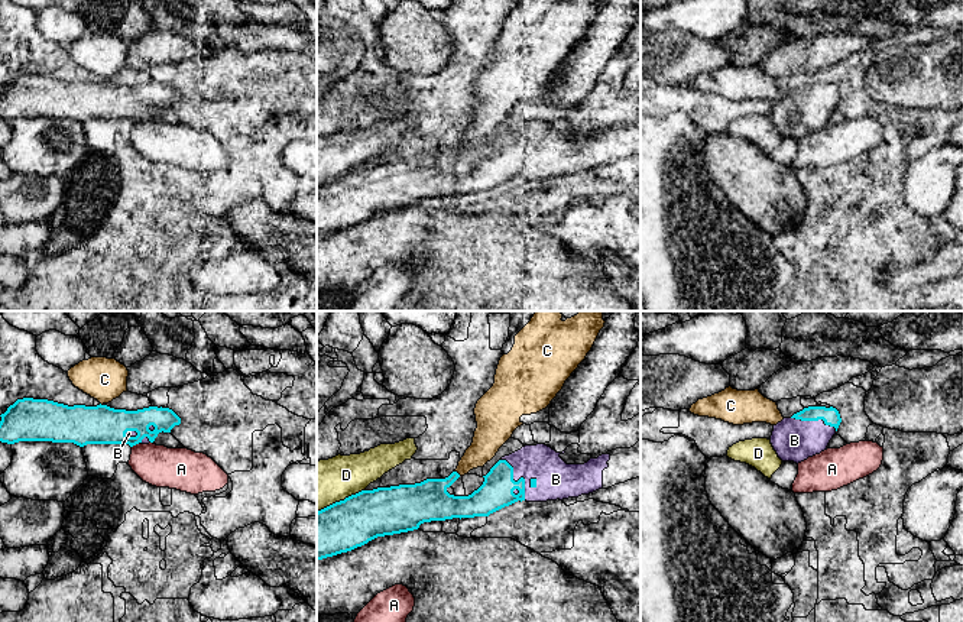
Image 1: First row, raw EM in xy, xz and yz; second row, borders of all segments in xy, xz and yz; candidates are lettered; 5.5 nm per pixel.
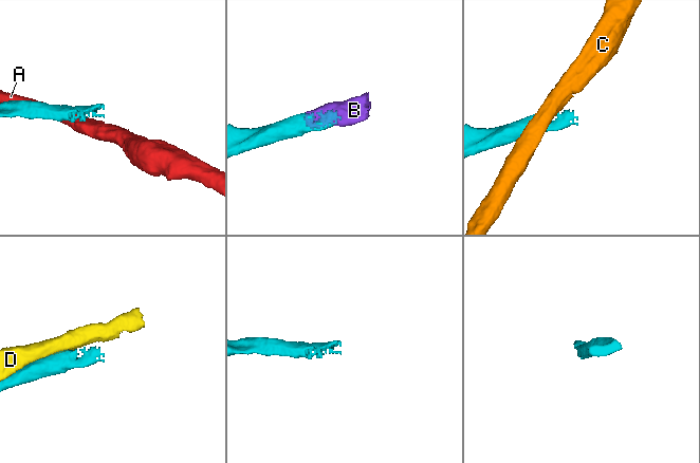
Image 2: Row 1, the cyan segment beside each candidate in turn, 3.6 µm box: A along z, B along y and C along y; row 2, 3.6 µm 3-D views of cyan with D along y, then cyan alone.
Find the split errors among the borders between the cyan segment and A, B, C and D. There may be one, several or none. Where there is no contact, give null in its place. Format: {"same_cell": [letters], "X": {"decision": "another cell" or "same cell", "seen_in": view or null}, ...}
{"same_cell": ["B"], "A": {"decision": "another cell", "seen_in": "xy"}, "B": {"decision": "same cell", "seen_in": "xz"}, "C": {"decision": "another cell", "seen_in": "xz"}, "D": {"decision": "another cell", "seen_in": "xz"}}

